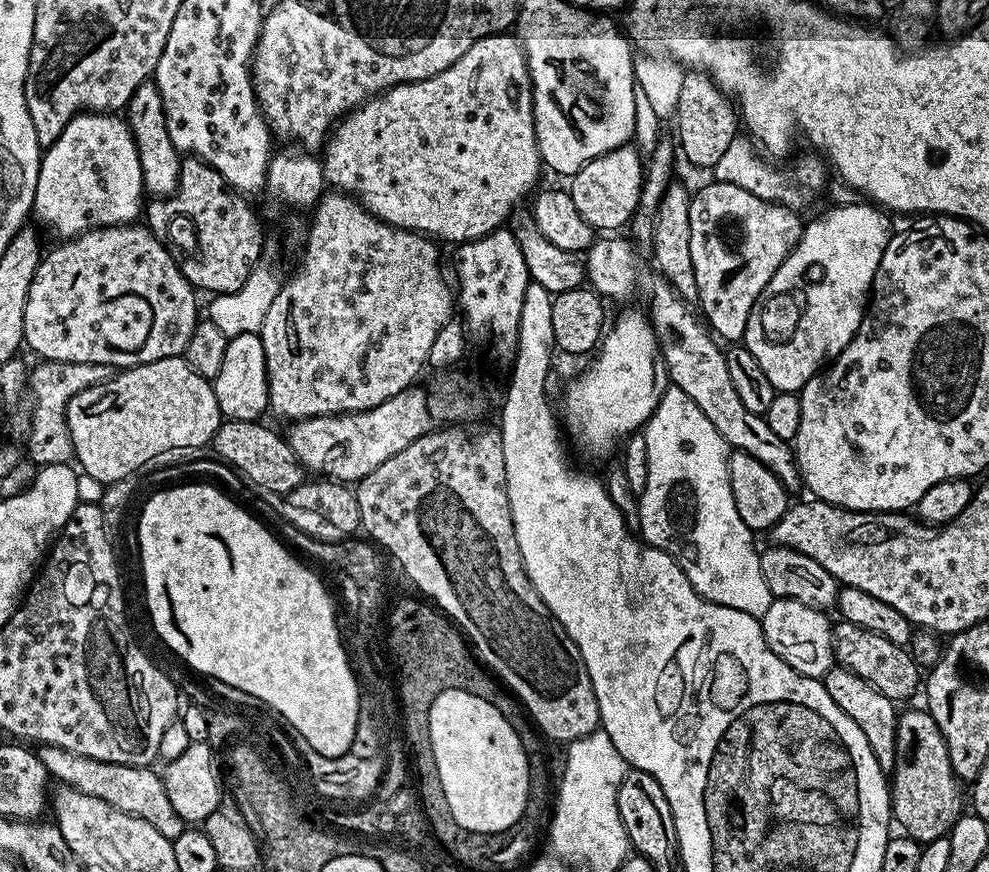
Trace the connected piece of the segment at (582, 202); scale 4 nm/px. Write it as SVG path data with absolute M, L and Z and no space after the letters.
M632 146L615 148L582 166L570 180L570 191L578 214L594 230L600 228L620 228L635 217L640 206L640 188L644 184L645 161L640 161L638 153Z

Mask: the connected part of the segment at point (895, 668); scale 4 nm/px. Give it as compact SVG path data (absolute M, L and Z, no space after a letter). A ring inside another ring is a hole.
M841 619L832 629L832 654L839 667L852 669L854 674L858 674L858 678L870 682L874 690L886 694L886 698L894 702L910 699L921 687L922 668L912 657L911 651L874 630L864 629Z

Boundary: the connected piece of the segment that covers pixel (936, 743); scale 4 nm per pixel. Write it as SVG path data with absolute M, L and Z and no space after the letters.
M923 707L912 708L909 712L901 711L896 718L896 767L890 776L895 823L900 823L904 827L901 829L920 841L921 845L947 836L966 808L966 792L960 788L963 788L962 782L950 766L950 750L946 750L946 740L942 738L942 730L938 730L938 722L934 722L934 718Z

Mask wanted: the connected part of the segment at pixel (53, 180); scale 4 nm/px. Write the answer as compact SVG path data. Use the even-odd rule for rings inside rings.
M81 112L70 121L66 130L55 133L54 139L43 149L32 212L46 227L53 228L60 238L81 236L92 228L131 224L139 212L141 215L146 200L142 166L138 162L138 150L128 121L118 117L103 112Z

